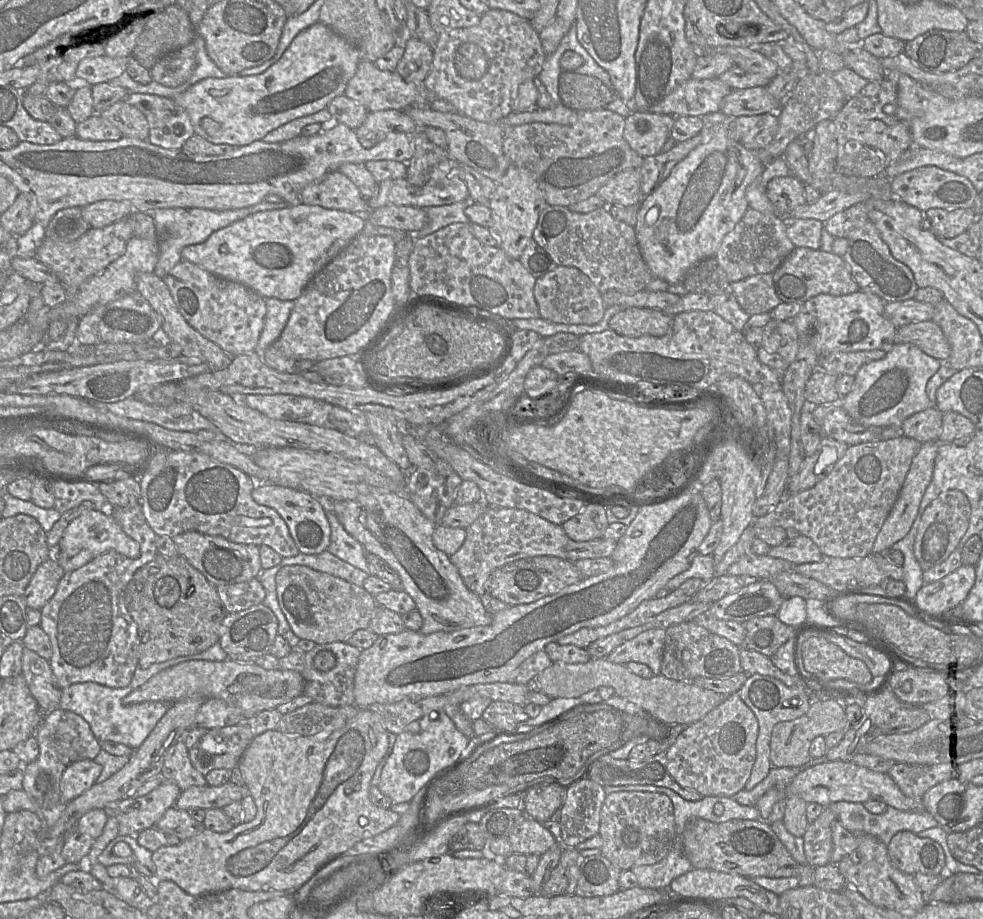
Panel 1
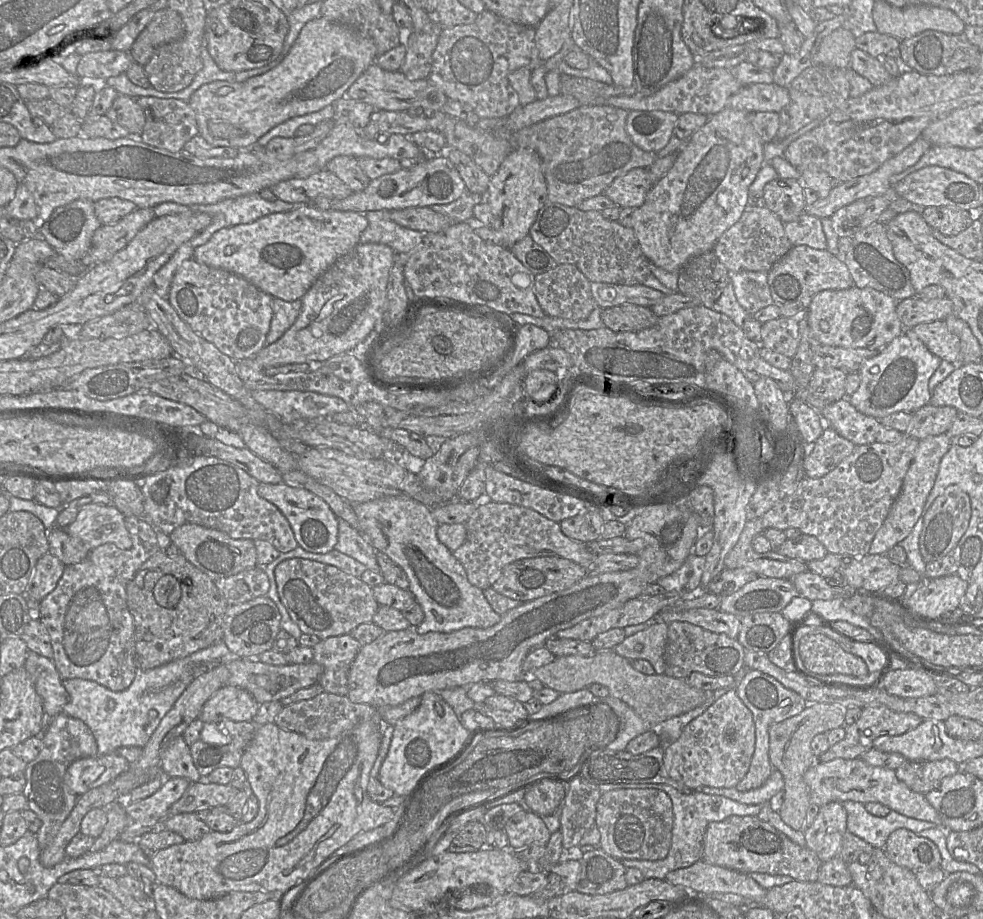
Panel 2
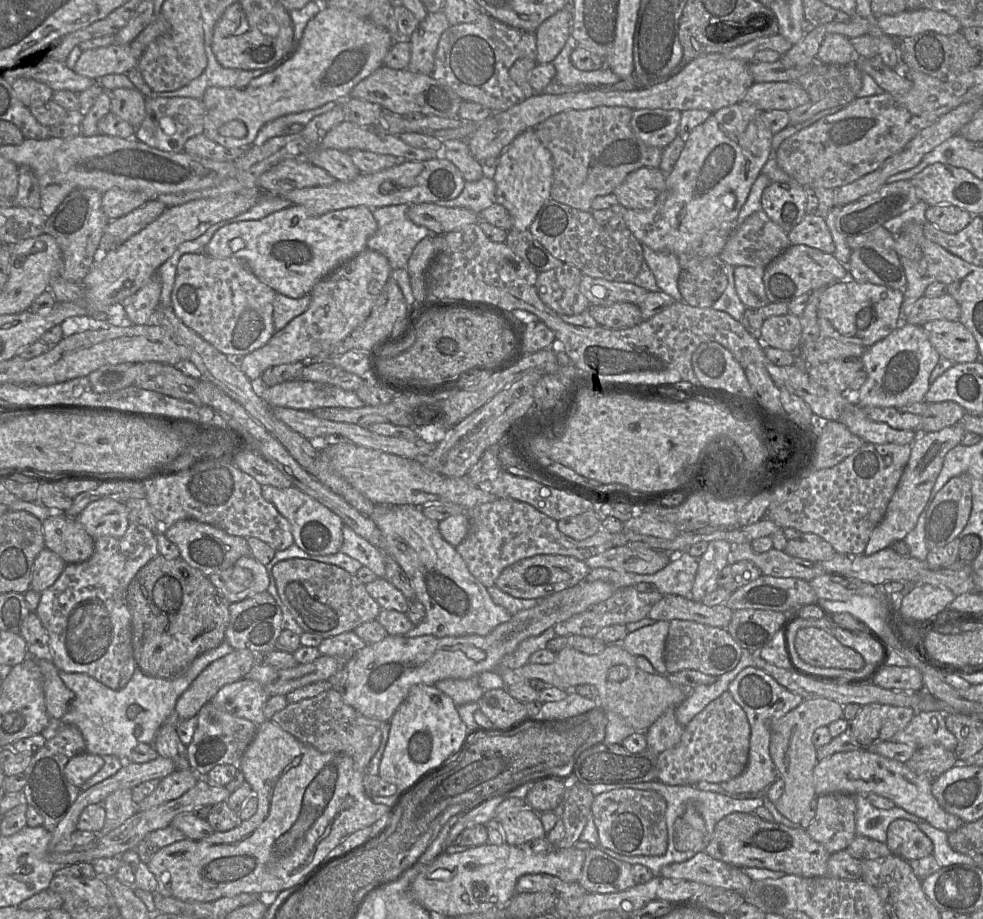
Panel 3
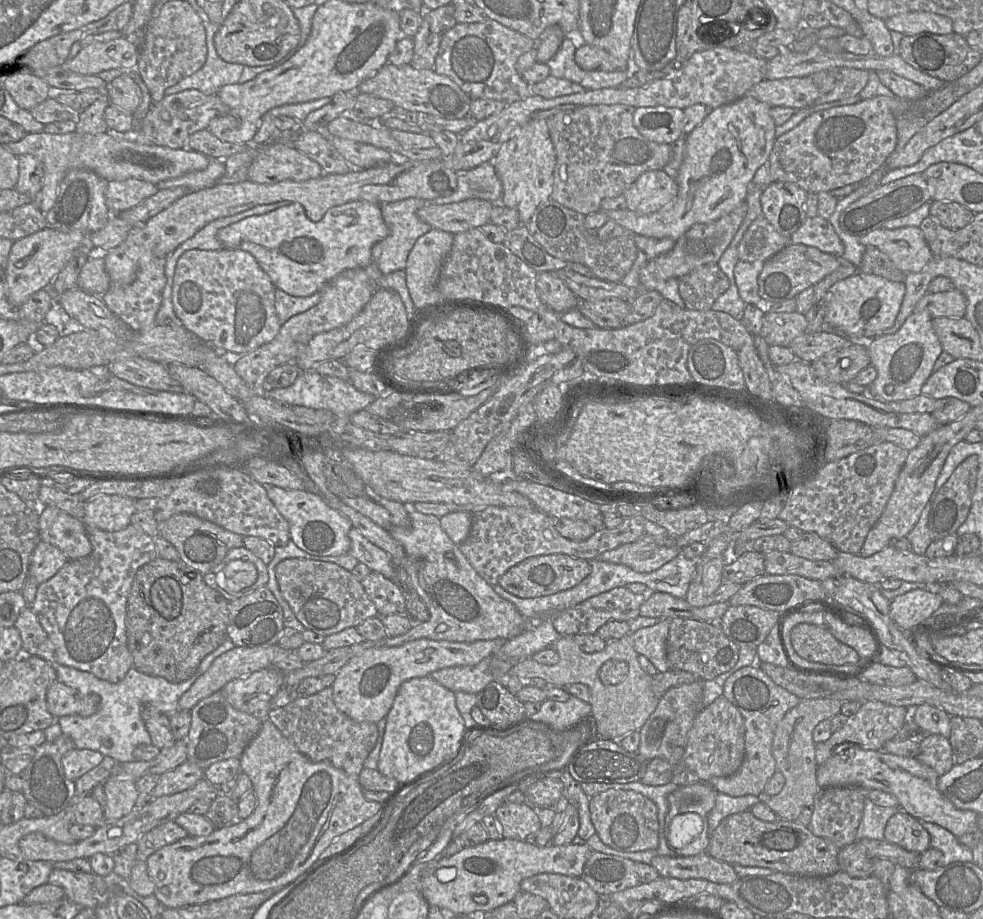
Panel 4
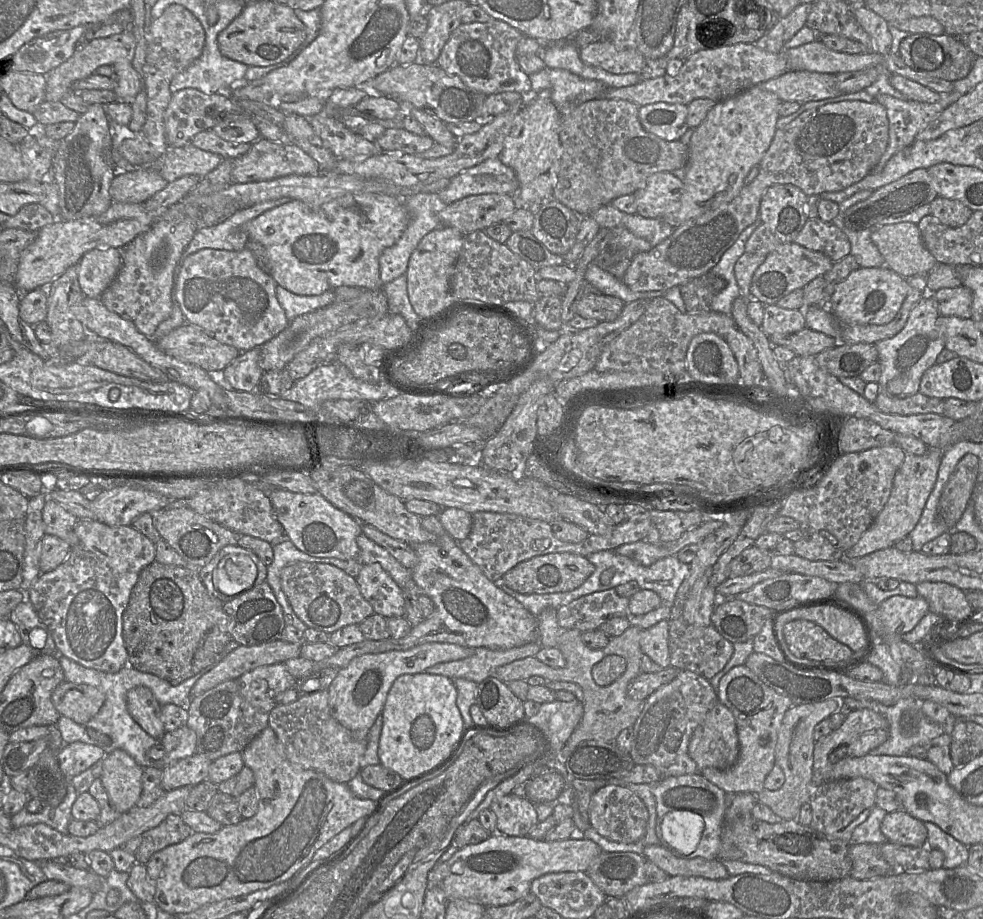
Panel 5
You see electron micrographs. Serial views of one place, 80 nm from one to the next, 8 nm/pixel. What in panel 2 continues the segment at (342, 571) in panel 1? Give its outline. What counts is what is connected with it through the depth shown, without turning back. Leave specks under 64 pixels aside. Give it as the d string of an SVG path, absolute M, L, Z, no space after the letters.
M297 546L295 549L286 552L280 553L280 555L273 561L277 562L277 565L284 560L291 558L303 558L313 561L318 561L327 565L334 566L343 572L350 574L354 577L360 578L364 571L366 571L366 566L361 562L358 562L351 556L348 556L340 551L333 549L332 551L322 554L322 553L312 553L304 550L300 546Z

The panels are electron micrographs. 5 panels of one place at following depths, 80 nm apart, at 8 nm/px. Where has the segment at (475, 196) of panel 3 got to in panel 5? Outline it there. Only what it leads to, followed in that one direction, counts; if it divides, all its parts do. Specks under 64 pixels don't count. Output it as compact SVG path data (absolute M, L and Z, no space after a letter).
M499 157L489 158L467 168L450 179L449 185L439 192L440 199L450 204L469 195L498 193L516 196L519 187L517 176L512 168L503 164Z

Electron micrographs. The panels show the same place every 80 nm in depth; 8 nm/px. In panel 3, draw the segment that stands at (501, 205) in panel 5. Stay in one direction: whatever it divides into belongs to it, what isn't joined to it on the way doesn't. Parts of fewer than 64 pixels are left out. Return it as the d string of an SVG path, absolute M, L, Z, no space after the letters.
M436 203L410 205L407 216L414 224L428 228L433 235L444 235L481 220L479 214L469 209L447 208Z

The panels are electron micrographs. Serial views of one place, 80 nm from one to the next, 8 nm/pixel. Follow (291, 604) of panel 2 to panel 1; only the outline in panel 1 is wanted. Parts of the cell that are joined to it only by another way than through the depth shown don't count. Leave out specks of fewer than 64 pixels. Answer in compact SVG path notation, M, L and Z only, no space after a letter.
M304 565L282 567L276 574L276 586L278 603L294 634L300 639L308 639L316 644L346 642L357 630L368 629L377 609L374 596L364 587Z

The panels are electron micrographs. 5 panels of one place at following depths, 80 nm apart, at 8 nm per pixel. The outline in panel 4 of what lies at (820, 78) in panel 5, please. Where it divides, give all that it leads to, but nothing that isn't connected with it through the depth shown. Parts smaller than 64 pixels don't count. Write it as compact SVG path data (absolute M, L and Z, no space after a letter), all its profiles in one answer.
M810 76L768 80L755 84L746 95L772 107L800 110L814 105L819 91Z

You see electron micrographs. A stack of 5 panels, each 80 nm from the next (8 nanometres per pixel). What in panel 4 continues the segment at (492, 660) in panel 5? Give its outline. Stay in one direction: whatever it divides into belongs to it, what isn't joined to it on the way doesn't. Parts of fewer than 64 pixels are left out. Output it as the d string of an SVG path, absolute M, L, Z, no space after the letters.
M492 656L473 666L448 667L432 672L429 676L447 689L456 692L478 694L491 681Z

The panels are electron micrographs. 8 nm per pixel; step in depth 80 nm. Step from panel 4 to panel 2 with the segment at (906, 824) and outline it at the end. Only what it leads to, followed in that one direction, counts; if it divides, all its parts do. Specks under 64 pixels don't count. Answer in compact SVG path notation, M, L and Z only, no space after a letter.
M906 828L896 829L889 835L884 851L894 863L914 873L941 865L941 854L935 843Z

